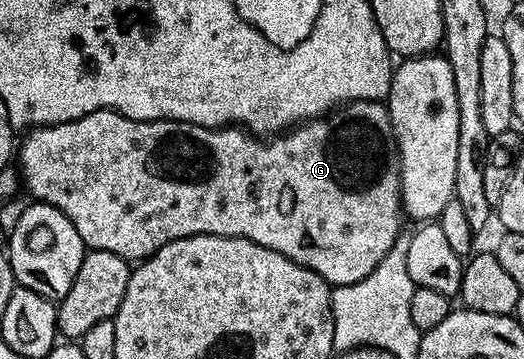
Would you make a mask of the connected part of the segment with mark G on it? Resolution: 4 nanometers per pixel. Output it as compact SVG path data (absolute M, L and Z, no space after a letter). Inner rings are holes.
M361 99L355 103L345 104L327 114L325 117L319 117L309 120L301 125L295 126L293 129L287 130L285 133L279 134L277 137L262 138L255 137L249 131L237 126L228 127L201 127L195 123L177 123L171 119L130 119L127 115L121 115L119 111L93 111L79 119L73 119L67 123L53 123L50 127L35 127L25 132L26 140L21 140L20 146L16 151L16 167L20 172L21 182L28 190L34 194L33 198L40 203L47 203L56 209L60 209L60 213L67 215L72 221L72 225L76 225L76 229L80 233L80 237L86 242L87 248L95 251L107 251L108 253L116 253L122 259L127 261L141 261L150 258L155 251L159 251L164 245L168 245L177 239L184 237L192 237L193 235L227 235L228 237L236 237L238 239L247 239L256 245L264 245L264 249L272 249L276 253L280 253L284 257L288 257L294 263L298 263L302 267L312 269L326 280L327 283L334 287L343 287L344 285L352 285L356 281L364 281L364 277L368 277L368 273L372 273L372 269L376 269L376 265L380 265L380 261L384 261L387 253L395 250L398 239L398 230L402 227L402 219L404 220L404 212L402 210L402 174L398 168L398 142L394 139L394 130L392 129L392 121L390 120L390 108L385 102L376 99Z

